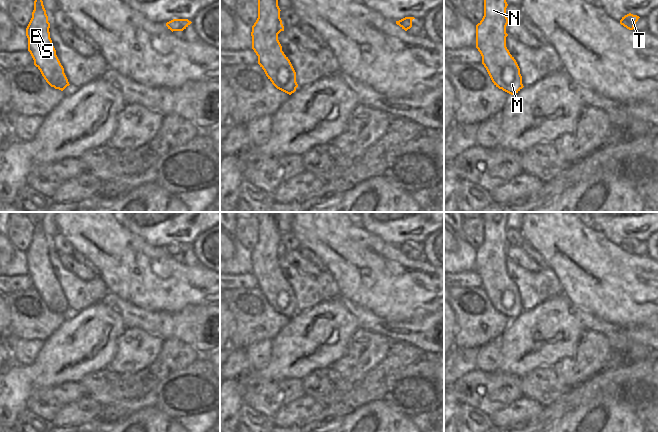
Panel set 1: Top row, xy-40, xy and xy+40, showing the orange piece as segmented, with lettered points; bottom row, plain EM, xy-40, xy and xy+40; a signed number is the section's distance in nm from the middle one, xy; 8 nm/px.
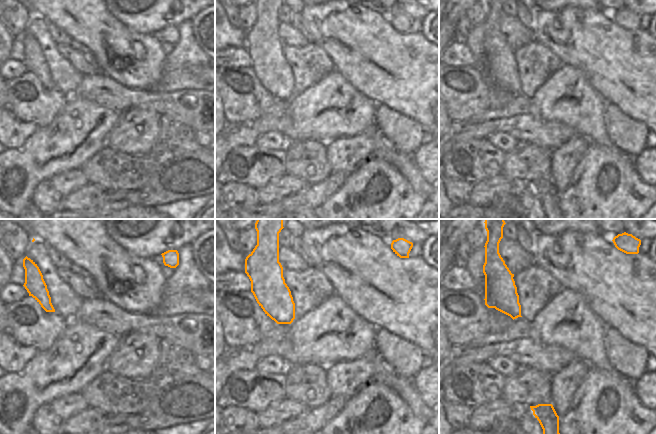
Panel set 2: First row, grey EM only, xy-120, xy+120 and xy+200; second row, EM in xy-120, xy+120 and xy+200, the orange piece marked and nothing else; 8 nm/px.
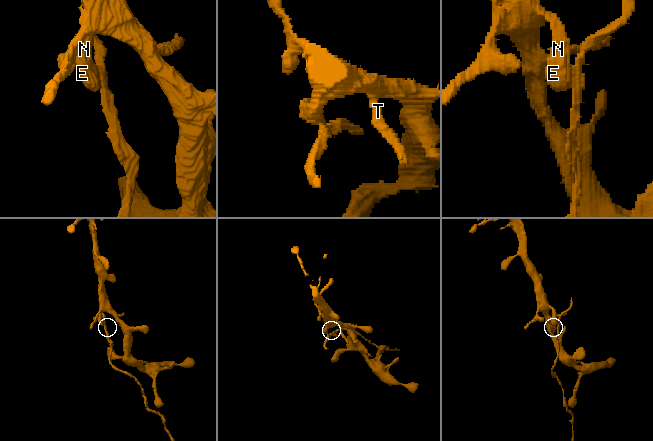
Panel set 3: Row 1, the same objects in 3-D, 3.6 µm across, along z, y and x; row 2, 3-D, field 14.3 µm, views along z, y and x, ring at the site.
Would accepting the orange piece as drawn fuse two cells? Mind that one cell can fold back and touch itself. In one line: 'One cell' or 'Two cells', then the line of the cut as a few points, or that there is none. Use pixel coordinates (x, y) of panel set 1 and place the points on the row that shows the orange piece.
Two cells. Split along xy (282, 51), (276, 87)

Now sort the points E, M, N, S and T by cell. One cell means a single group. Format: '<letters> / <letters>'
E N S T / M

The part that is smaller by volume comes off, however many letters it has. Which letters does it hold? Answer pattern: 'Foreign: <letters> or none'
Foreign: M

